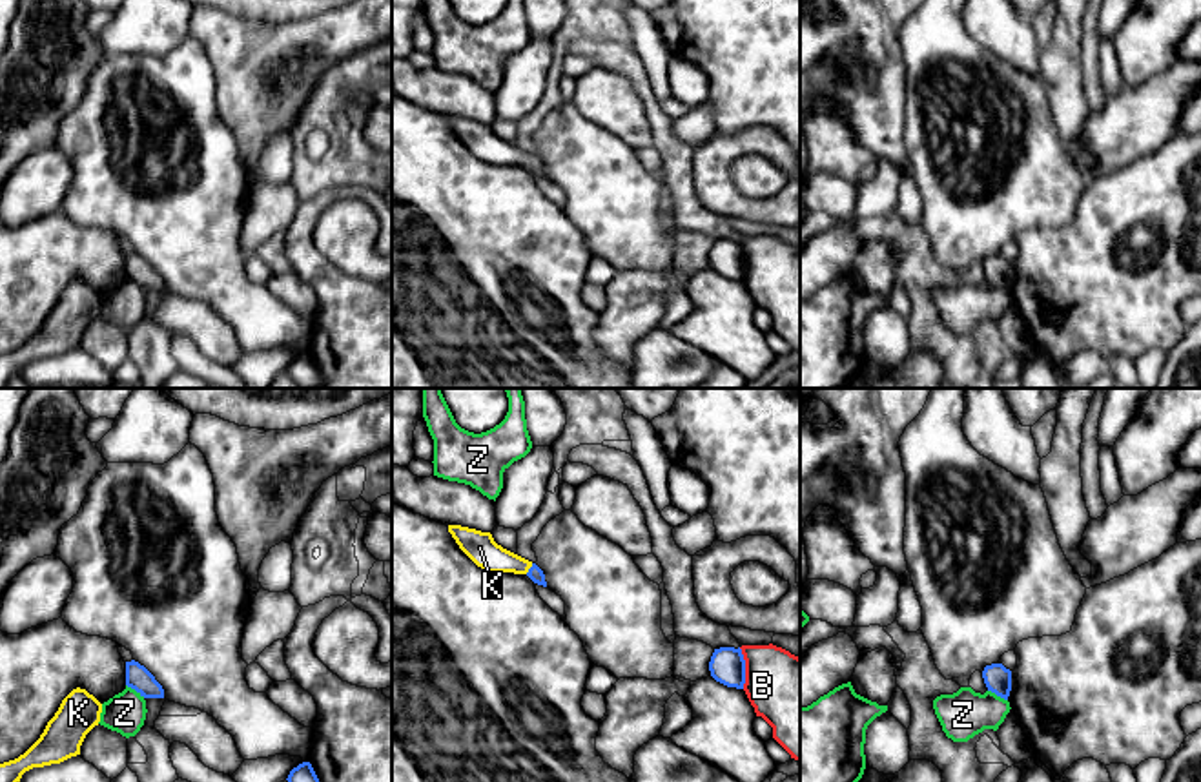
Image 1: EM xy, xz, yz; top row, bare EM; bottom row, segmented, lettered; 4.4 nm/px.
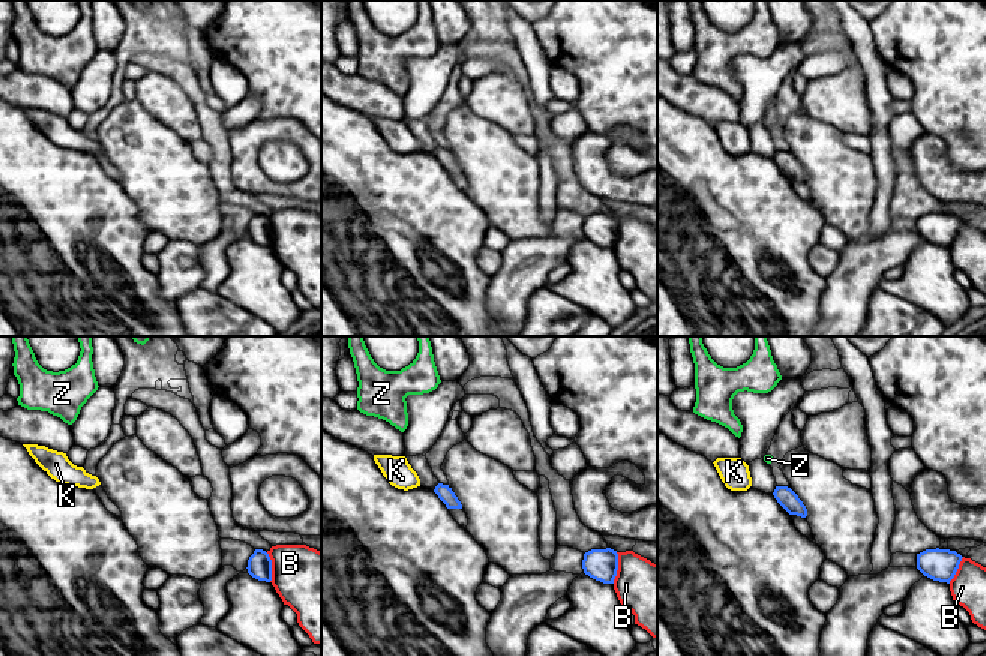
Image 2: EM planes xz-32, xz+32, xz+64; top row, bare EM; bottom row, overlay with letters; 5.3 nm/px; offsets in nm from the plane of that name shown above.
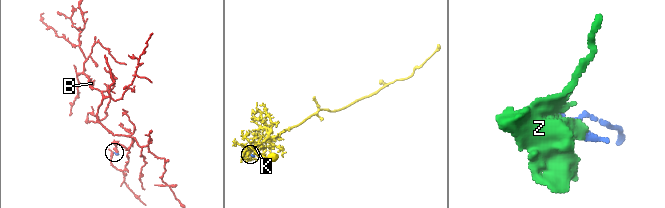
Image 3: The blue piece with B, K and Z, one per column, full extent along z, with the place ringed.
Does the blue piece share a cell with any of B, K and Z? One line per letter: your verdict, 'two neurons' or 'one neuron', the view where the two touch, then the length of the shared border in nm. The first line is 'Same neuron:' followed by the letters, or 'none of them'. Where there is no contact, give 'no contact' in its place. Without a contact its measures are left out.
Same neuron: K
B: two neurons; contact in xz; length 190 nm
K: one neuron; contact in xz; length 60 nm
Z: two neurons; contact in xy; length 110 nm

